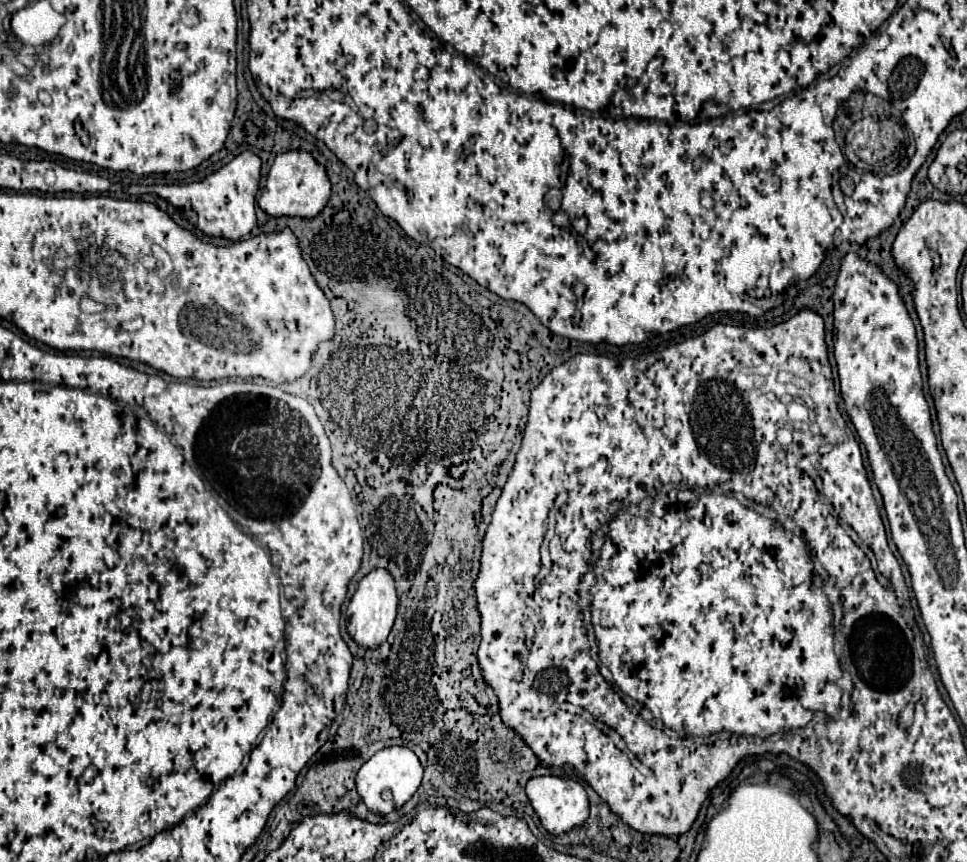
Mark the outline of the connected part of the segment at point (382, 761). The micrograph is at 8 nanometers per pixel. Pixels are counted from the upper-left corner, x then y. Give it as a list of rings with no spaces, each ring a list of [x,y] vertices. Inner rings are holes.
[[[388,747],[388,749],[382,749],[378,751],[376,755],[372,755],[364,765],[362,769],[358,771],[356,775],[356,789],[358,789],[358,795],[362,797],[362,801],[366,803],[368,811],[374,813],[374,815],[388,815],[392,813],[396,807],[402,807],[420,787],[420,781],[422,781],[422,765],[418,761],[418,757],[406,749],[406,747]],[[384,789],[390,789],[394,799],[392,801],[382,801],[380,793]]]

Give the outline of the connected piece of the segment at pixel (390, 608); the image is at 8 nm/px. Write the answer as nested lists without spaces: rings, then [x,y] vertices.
[[[376,569],[372,573],[368,573],[354,597],[350,599],[350,605],[348,605],[348,633],[350,637],[362,647],[362,649],[378,649],[386,639],[388,639],[388,633],[394,625],[394,619],[396,619],[396,605],[398,605],[398,597],[396,597],[396,589],[394,589],[394,581],[392,581],[392,575],[386,571],[386,569]]]

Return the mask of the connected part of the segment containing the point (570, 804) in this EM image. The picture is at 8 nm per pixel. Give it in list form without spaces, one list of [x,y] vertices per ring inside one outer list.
[[[534,777],[526,783],[526,795],[540,817],[542,827],[552,835],[572,833],[574,829],[582,827],[588,819],[588,797],[584,787],[574,779],[562,779],[562,777]]]

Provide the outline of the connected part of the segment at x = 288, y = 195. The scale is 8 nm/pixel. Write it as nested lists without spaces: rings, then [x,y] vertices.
[[[286,151],[276,155],[274,165],[268,173],[266,187],[258,199],[258,205],[270,217],[302,217],[312,219],[318,215],[330,197],[330,181],[322,165],[314,161],[314,157],[306,151]]]

